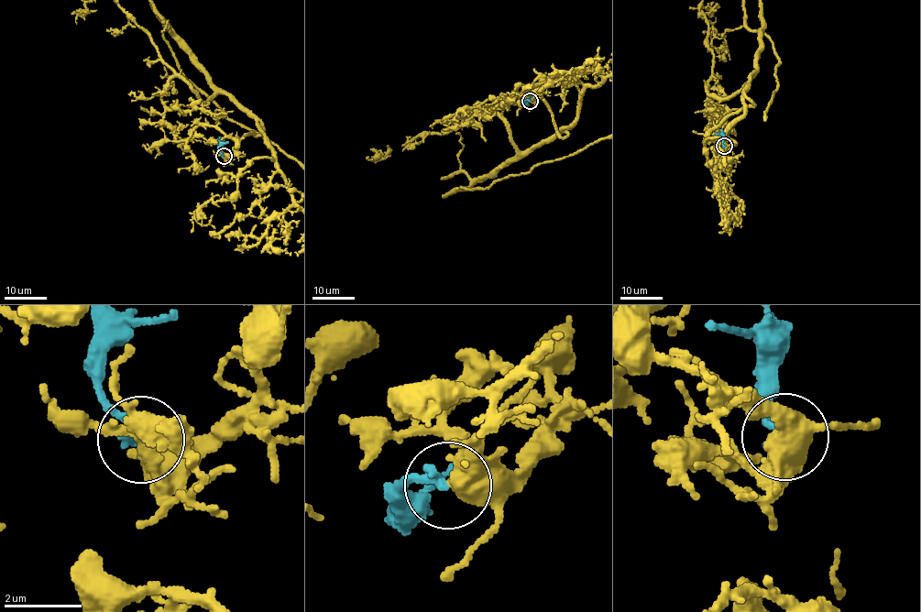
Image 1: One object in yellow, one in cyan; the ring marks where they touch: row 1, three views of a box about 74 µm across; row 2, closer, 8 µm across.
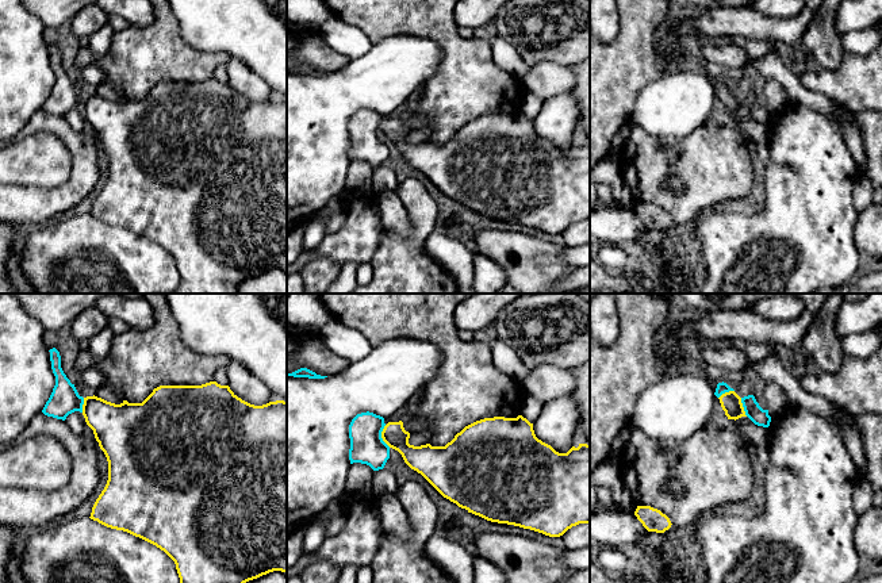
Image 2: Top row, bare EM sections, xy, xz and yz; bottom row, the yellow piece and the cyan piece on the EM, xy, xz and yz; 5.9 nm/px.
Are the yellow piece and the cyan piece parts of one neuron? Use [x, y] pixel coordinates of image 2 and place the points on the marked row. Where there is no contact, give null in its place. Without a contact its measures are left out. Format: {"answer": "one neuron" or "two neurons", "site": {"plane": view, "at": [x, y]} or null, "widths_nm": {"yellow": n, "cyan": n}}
{"answer": "one neuron", "site": {"plane": "xz", "at": [382, 436]}, "widths_nm": {"yellow": 140, "cyan": 200}}

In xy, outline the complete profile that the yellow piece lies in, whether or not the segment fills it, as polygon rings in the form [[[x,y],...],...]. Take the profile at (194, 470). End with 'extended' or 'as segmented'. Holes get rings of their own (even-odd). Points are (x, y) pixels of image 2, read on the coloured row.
[[[55,348],[49,352],[55,386],[42,413],[65,421],[69,414],[80,411],[108,461],[108,480],[92,507],[91,519],[127,532],[164,551],[175,561],[180,583],[246,583],[273,571],[287,572],[287,402],[254,406],[238,398],[229,386],[216,381],[202,386],[160,386],[142,403],[123,400],[115,404],[95,395],[83,398],[64,373],[60,352]]] | extended

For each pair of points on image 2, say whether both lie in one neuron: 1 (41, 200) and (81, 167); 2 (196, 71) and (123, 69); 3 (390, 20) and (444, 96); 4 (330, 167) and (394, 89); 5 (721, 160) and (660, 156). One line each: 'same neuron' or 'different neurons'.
1: same neuron
2: same neuron
3: same neuron
4: same neuron
5: same neuron

